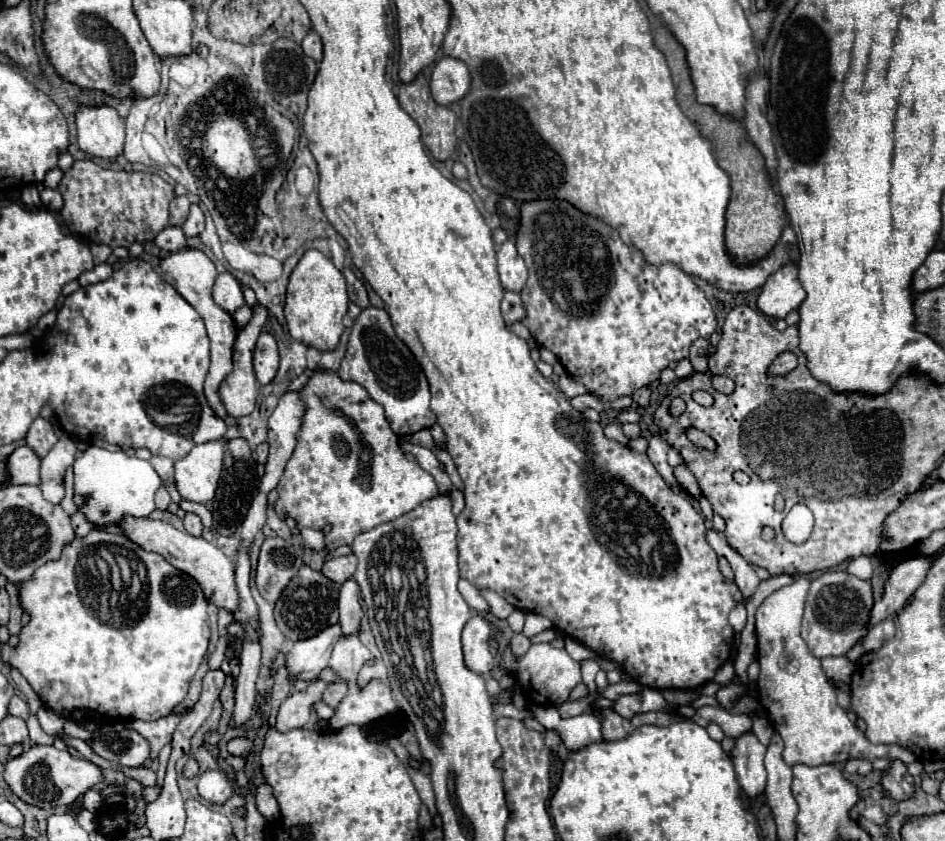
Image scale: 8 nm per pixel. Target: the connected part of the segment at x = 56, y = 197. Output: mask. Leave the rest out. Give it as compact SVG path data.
M44 188L44 192L40 194L40 198L42 198L42 204L48 210L52 210L52 212L58 212L62 208L62 202L64 202L62 194L58 190L52 190L52 188Z

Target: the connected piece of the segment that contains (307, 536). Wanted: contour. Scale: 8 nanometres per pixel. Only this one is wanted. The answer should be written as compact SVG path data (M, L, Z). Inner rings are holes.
M296 524L302 538L304 538L304 544L316 552L320 552L324 548L324 534L320 530L310 530L310 528L302 528L300 524Z

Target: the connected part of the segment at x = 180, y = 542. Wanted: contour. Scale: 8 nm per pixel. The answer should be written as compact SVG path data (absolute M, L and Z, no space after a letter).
M124 518L120 528L124 530L124 534L134 540L140 548L148 550L148 552L156 552L162 558L166 558L170 564L174 564L174 568L190 574L202 588L206 600L210 604L214 604L216 608L222 608L230 614L238 612L238 590L236 590L236 576L234 576L234 564L230 562L230 558L226 558L218 546L206 542L204 538L196 538L190 536L188 532L176 530L172 524L162 522L162 520L150 520L150 518Z

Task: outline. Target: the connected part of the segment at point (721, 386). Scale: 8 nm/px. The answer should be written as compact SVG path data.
M714 376L712 378L712 386L718 390L718 392L722 392L722 394L732 394L734 392L734 382L730 380L730 378L726 378L726 376Z

